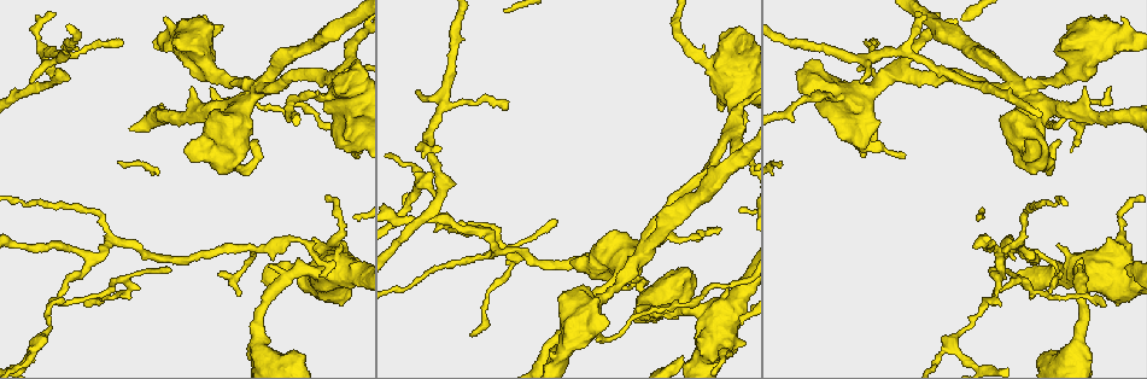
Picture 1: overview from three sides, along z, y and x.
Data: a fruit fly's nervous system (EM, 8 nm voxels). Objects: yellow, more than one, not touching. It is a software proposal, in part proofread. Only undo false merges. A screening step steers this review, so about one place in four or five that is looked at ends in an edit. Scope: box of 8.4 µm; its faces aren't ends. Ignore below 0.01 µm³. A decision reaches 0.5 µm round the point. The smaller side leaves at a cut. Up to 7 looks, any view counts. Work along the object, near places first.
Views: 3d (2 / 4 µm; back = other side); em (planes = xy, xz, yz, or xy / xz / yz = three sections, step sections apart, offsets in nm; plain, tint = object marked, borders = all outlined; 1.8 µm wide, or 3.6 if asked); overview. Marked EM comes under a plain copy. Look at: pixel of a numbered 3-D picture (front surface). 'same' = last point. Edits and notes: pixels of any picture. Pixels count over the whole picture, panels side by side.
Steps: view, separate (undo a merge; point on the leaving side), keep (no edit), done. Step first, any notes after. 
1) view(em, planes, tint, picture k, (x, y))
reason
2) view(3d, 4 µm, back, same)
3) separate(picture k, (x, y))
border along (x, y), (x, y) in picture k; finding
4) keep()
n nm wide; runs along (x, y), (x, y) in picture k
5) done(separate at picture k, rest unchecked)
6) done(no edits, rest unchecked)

view(3d, 2 µm, picture 1, (1026, 95))
four arms meet

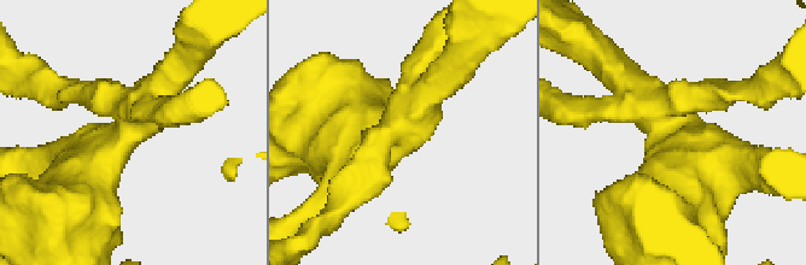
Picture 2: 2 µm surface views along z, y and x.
view(em, xz, step 8, tint, picture 2, (124, 131))
4 arms; need the tissue

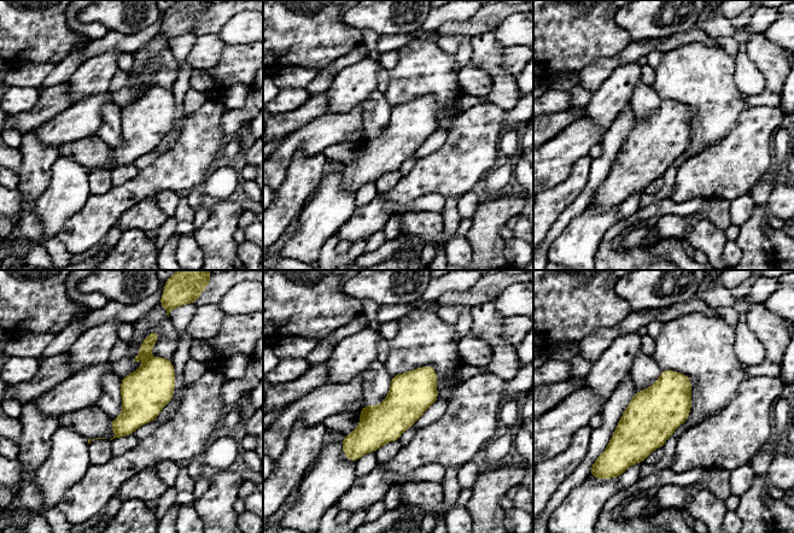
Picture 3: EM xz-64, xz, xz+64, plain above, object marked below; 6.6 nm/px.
view(em, planes, tint, same)

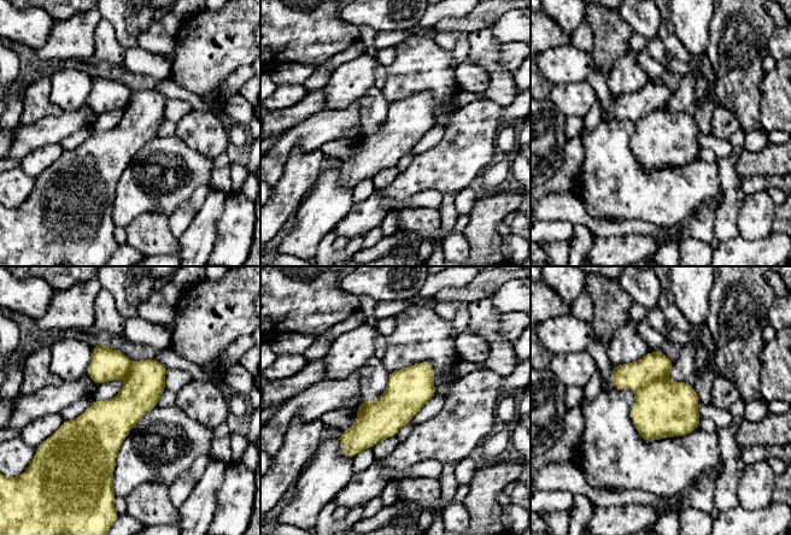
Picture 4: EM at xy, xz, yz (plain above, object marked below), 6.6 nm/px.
separate(picture 4, (633, 376))
280 nm wide; border along (667, 375), (652, 380), (636, 392) in picture 4; a second neuron is stuck on

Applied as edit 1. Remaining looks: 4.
view(overview)
redraw

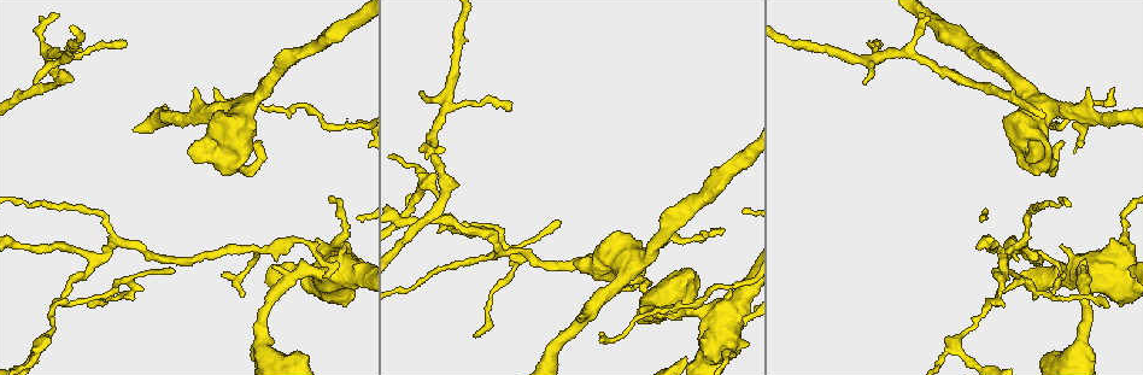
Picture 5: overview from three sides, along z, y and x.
view(em, xz, step 4, tint, picture 5, (688, 238))
a narrow waist

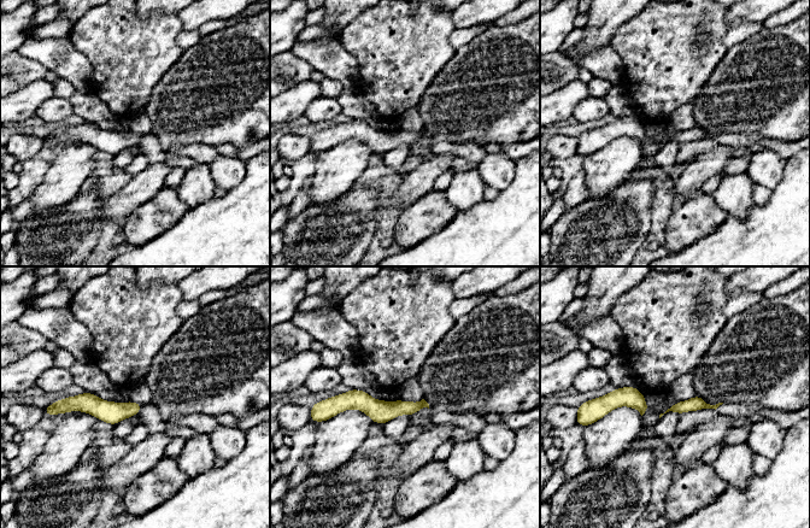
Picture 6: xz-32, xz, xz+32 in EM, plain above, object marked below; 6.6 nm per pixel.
view(em, planes, tint, same)
cut it another way

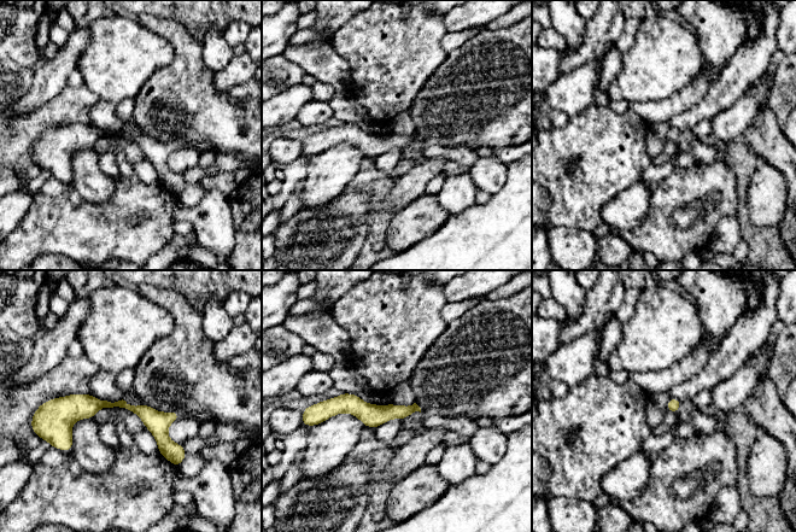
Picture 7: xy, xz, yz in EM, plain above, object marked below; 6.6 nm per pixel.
keep()
all the same neuron

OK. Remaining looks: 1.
view(em, planes, tint, picture 5, (95, 260))
arms part here

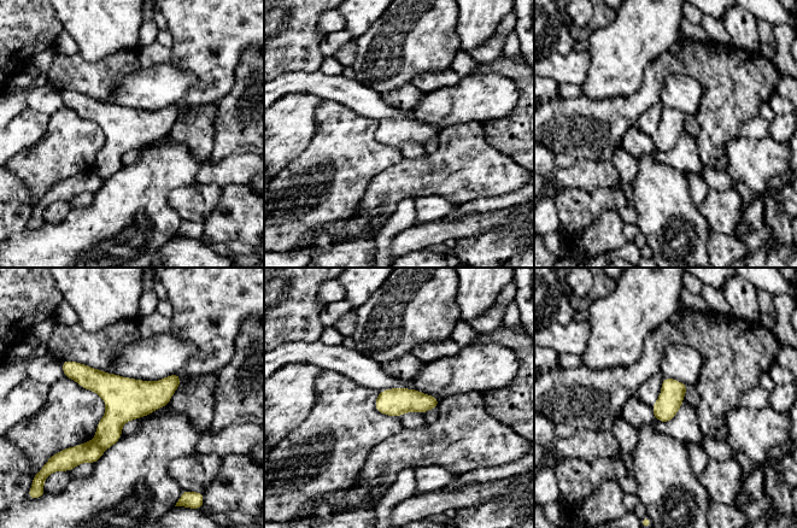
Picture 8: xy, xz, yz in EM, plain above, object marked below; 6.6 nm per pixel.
separate(picture 8, (66, 459))
two neurons meet here

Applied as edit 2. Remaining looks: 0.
done(separate at picture 4, separate at picture 8, rest unchecked)

